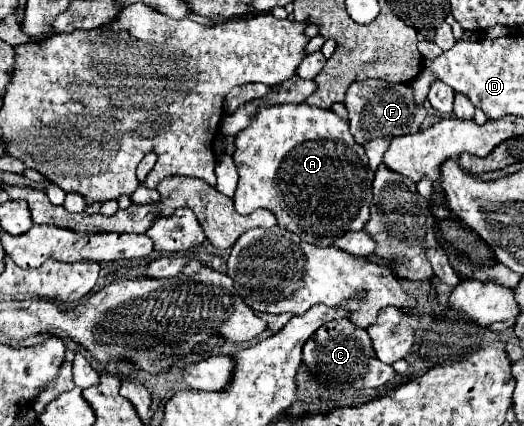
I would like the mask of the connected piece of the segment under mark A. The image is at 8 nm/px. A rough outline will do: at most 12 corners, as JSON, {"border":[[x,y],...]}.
{"border":[[258,110],[234,140],[234,208],[332,246],[370,218],[346,120]]}

